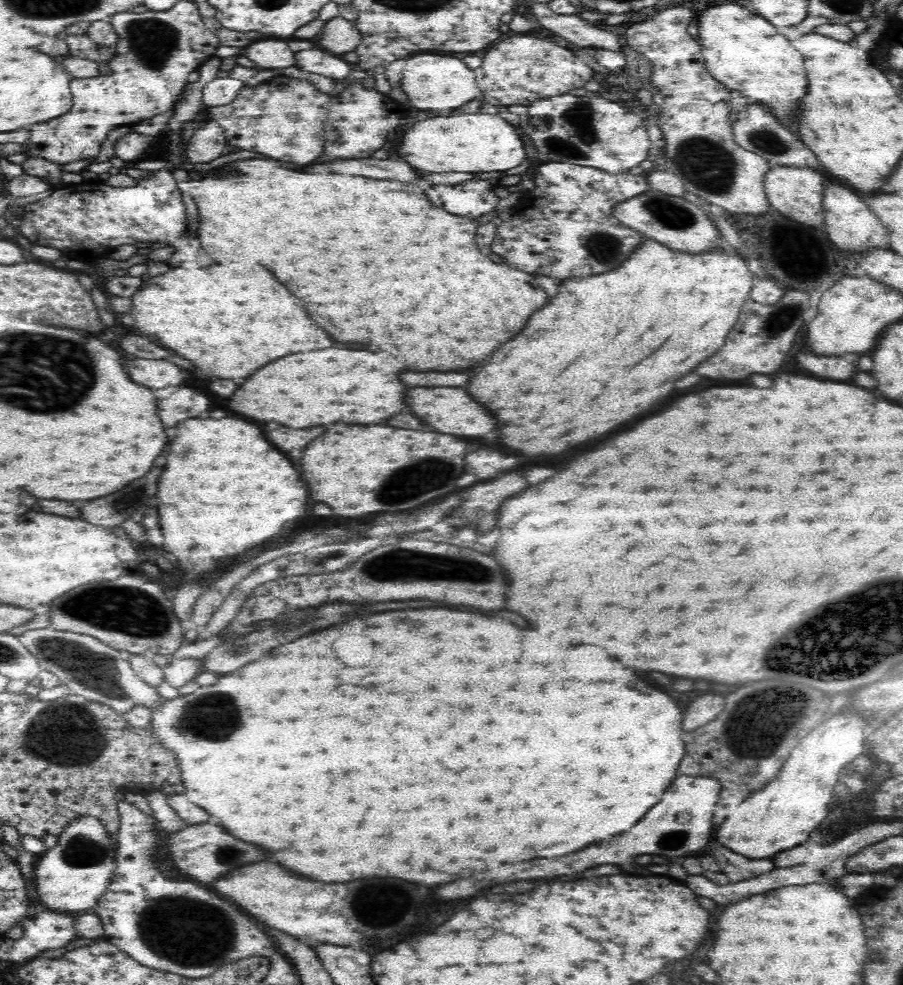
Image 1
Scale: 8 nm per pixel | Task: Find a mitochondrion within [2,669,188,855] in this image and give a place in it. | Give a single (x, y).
(83, 731)

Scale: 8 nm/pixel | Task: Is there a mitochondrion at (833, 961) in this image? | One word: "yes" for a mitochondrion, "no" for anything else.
no

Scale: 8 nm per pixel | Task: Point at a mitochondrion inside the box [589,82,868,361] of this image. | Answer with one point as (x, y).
(706, 164)

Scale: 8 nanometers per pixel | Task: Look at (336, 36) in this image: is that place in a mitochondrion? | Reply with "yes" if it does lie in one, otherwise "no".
no

